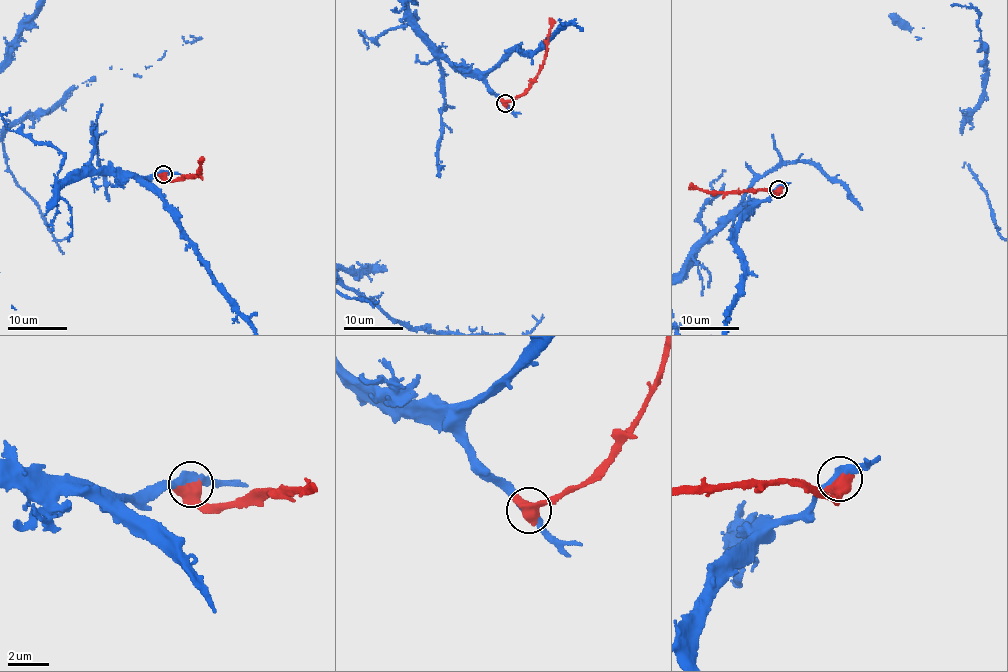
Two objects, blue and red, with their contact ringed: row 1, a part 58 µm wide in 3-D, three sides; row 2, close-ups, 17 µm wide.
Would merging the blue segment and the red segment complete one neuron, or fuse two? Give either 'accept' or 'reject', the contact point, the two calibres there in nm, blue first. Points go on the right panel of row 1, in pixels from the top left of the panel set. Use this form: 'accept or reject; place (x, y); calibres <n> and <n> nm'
accept; place (778, 189); calibres 360 and 750 nm

